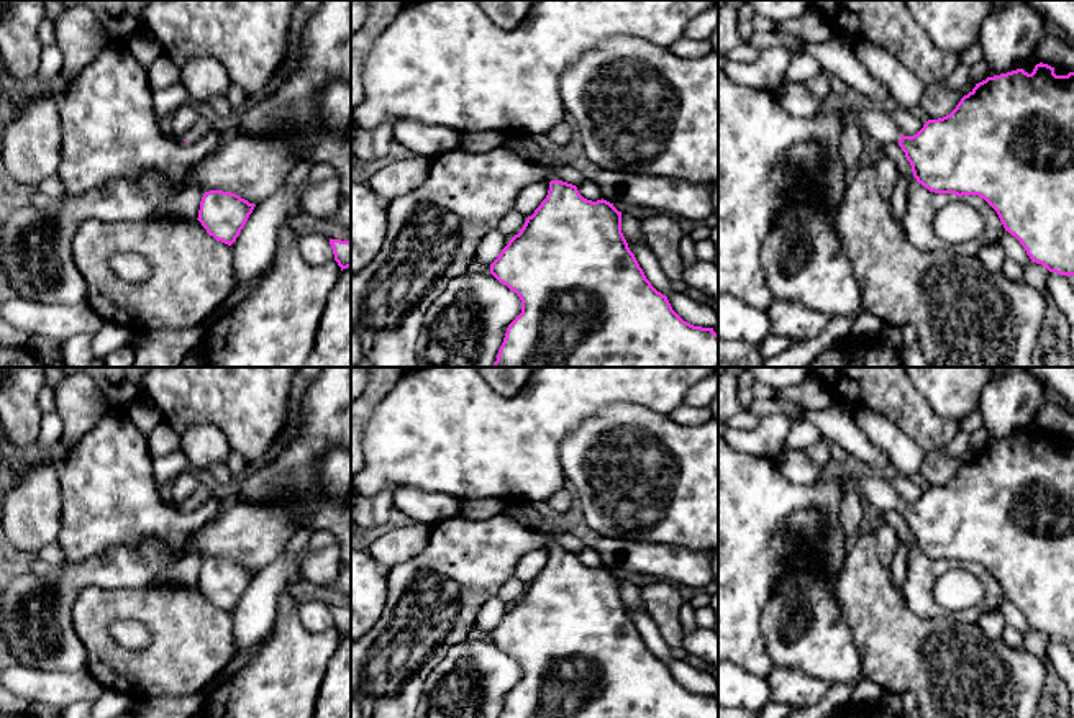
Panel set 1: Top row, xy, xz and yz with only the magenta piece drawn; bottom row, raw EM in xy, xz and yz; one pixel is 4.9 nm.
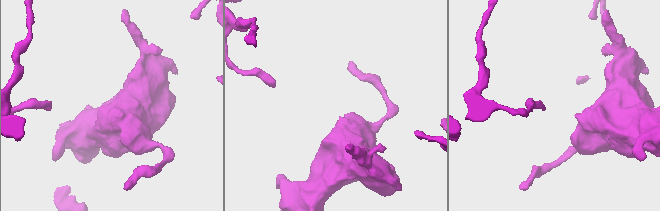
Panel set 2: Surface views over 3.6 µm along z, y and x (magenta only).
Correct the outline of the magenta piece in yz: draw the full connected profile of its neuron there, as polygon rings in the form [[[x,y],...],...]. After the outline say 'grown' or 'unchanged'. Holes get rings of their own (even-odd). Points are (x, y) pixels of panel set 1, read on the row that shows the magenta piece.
[[[1036,64],[1033,72],[1017,69],[987,77],[961,98],[956,108],[938,120],[928,120],[913,136],[903,136],[889,110],[867,105],[854,110],[861,131],[881,144],[897,143],[912,166],[918,184],[935,193],[979,195],[999,215],[1005,231],[1025,248],[1031,262],[1049,272],[1074,275],[1074,72],[1056,75],[1054,67]]]; grown

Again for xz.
[[[549,182],[546,198],[490,264],[490,274],[521,300],[521,313],[508,325],[492,367],[718,367],[718,334],[713,328],[694,326],[684,321],[672,310],[667,297],[651,285],[621,233],[621,211],[603,198],[597,202],[584,198],[572,184]]]; unchanged

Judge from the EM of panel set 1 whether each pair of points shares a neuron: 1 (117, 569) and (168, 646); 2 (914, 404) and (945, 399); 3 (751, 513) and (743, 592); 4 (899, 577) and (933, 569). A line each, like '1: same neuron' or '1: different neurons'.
1: different neurons
2: different neurons
3: same neuron
4: different neurons

